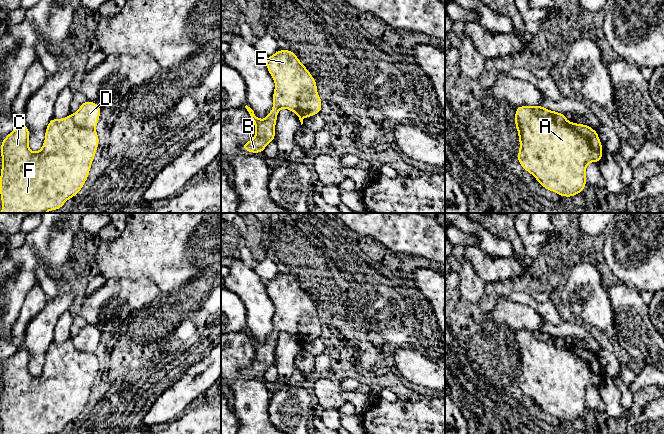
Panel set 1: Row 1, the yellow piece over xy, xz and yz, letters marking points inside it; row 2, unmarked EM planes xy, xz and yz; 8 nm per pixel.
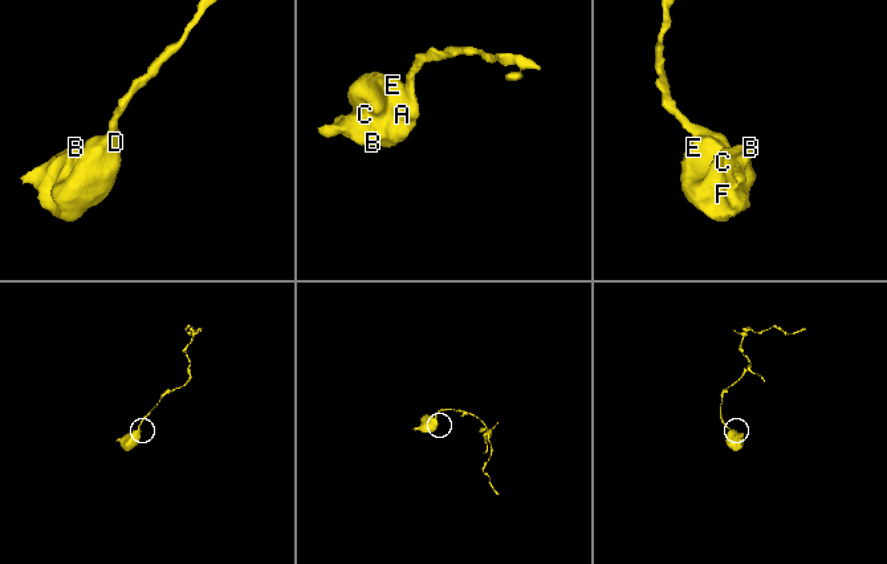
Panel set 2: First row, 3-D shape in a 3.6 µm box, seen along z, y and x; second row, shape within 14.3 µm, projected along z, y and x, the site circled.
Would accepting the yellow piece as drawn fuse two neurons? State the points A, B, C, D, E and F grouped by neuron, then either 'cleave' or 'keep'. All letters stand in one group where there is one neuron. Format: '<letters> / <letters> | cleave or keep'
A B C E F / D | cleave

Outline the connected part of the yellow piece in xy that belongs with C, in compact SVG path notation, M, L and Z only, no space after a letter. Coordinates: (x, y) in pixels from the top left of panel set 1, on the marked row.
M72 114L60 120L53 117L49 121L39 152L30 150L29 137L29 129L22 122L3 139L0 146L1 213L46 213L61 209L84 186L99 145L95 128L75 124Z

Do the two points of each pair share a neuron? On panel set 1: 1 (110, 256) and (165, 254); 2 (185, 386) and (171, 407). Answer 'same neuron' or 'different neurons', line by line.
1: same neuron
2: same neuron

